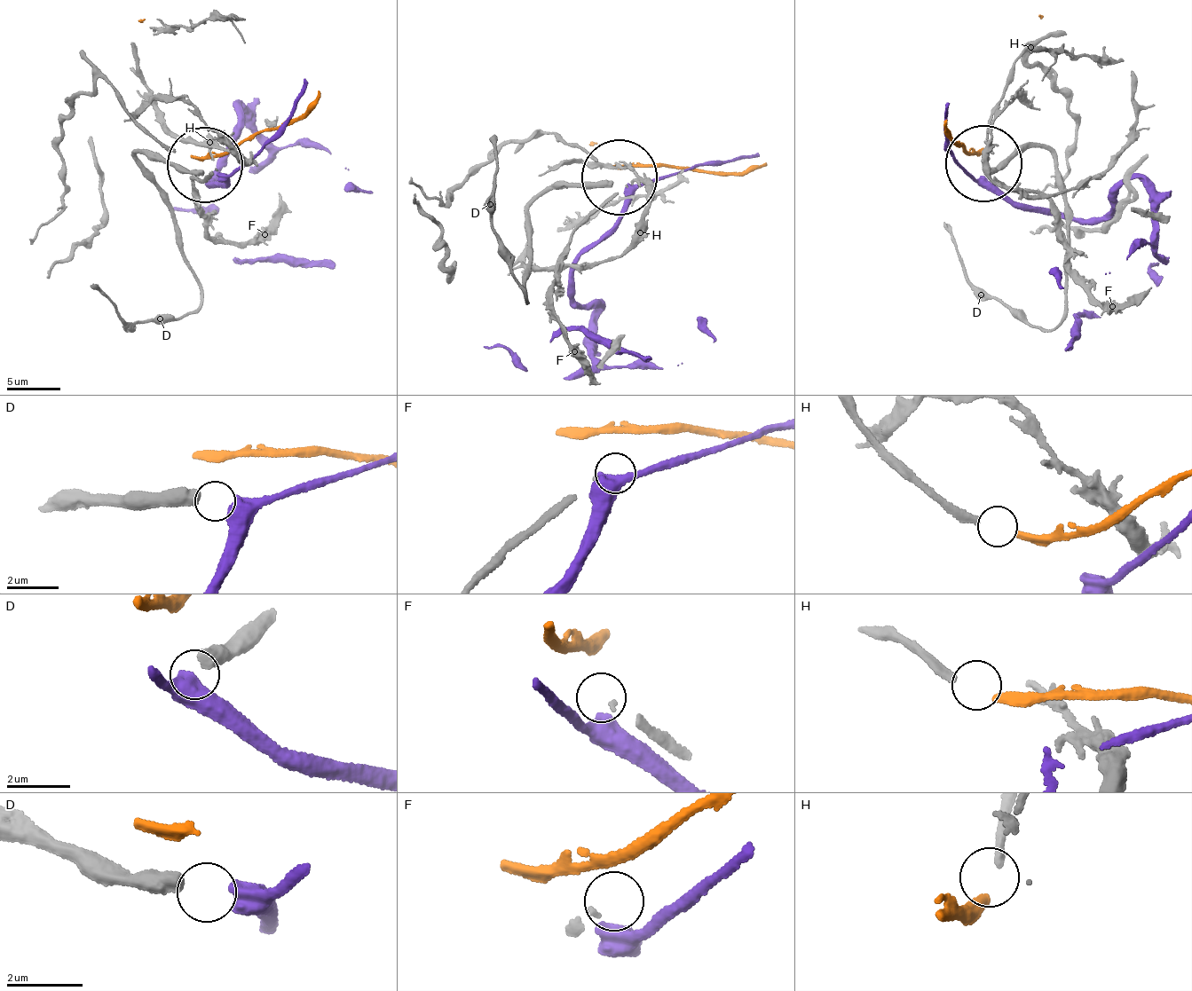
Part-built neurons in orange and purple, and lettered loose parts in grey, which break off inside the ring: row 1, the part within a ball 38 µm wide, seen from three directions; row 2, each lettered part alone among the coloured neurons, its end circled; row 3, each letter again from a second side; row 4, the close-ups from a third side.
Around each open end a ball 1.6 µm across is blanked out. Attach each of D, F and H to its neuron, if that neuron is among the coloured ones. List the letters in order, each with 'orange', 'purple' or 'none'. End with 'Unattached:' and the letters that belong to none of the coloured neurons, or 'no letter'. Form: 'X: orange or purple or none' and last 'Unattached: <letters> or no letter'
D: purple
F: none
H: orange
Unattached: F

